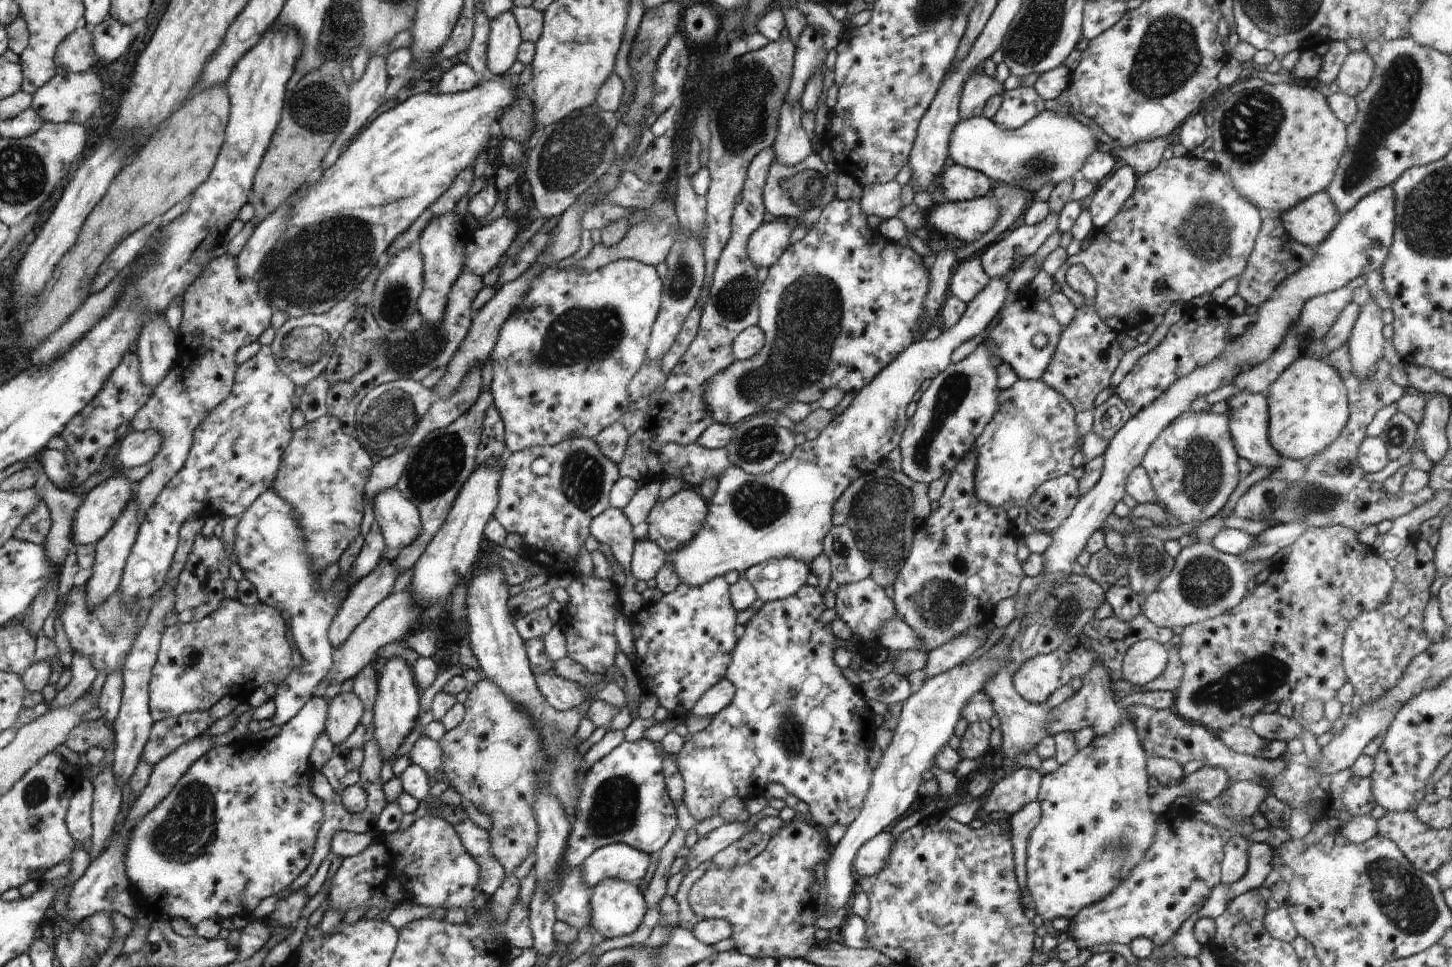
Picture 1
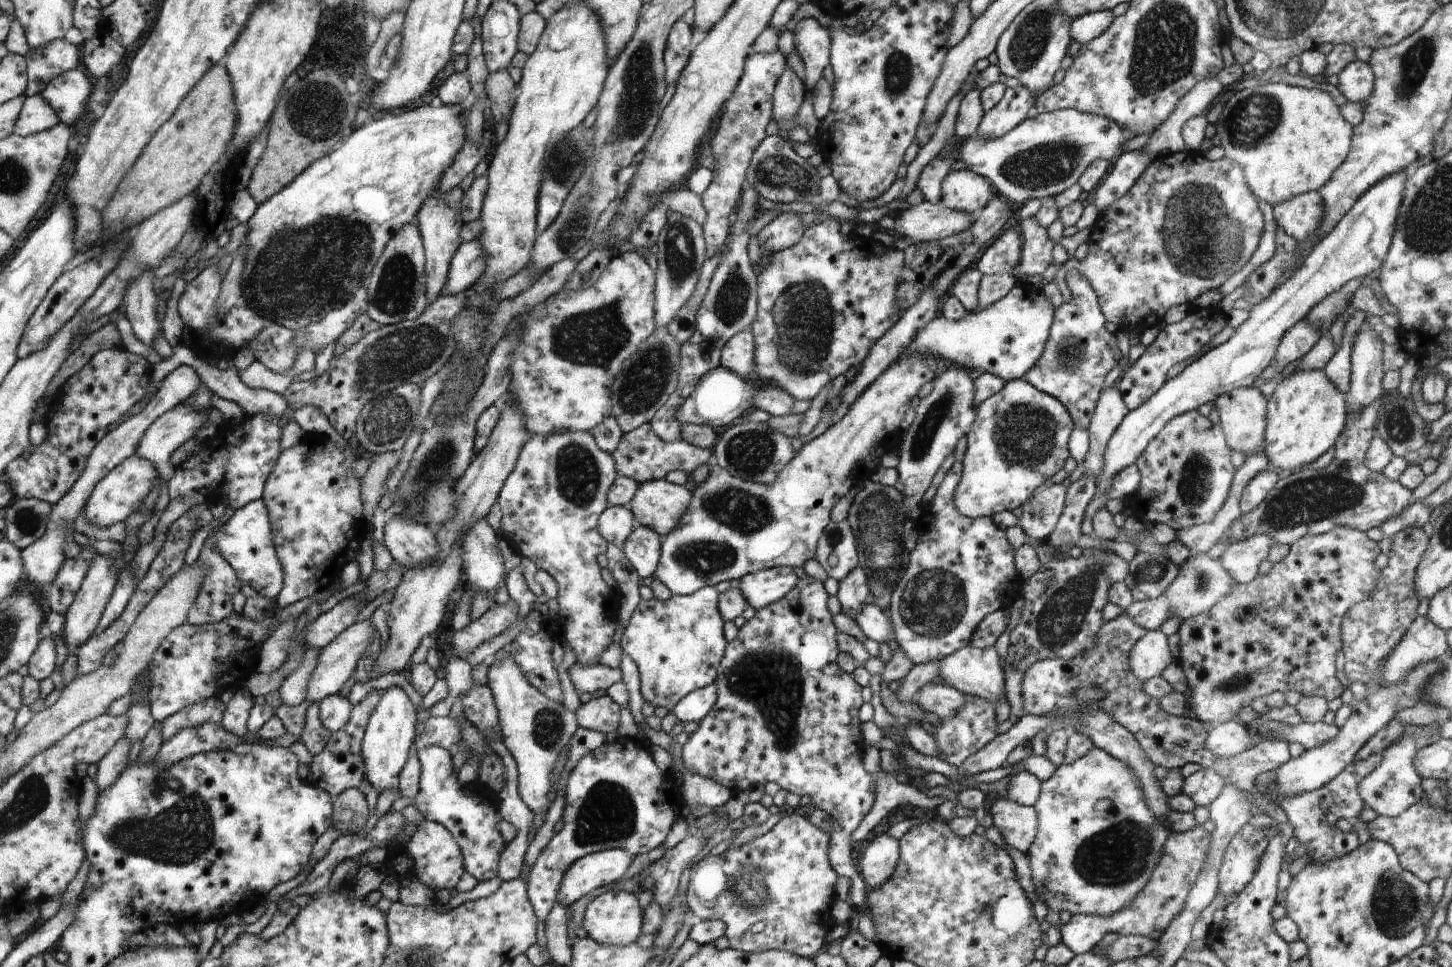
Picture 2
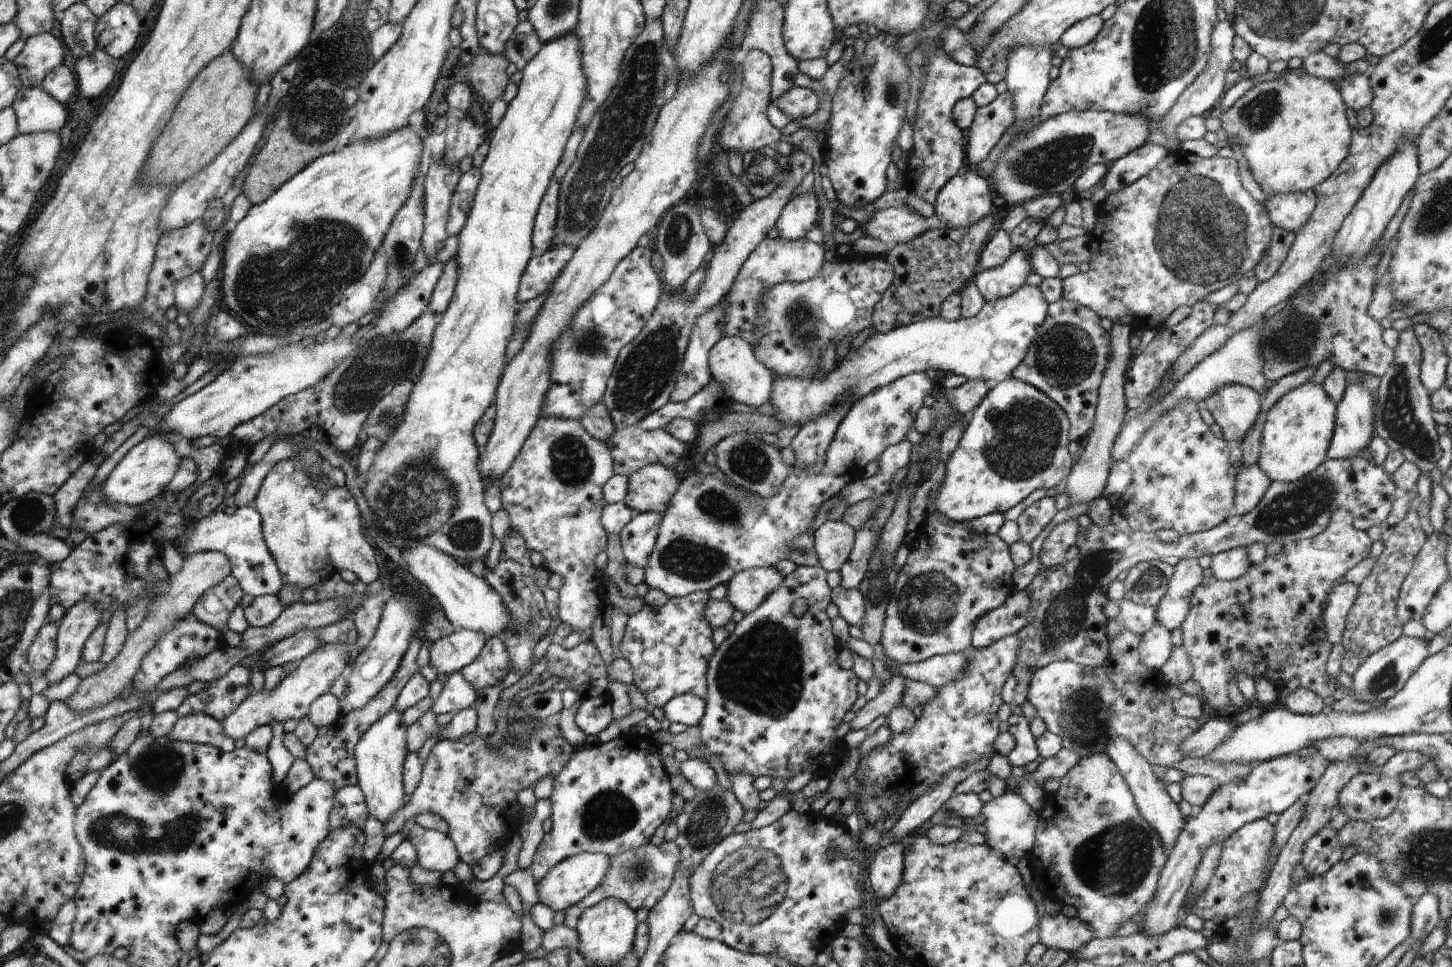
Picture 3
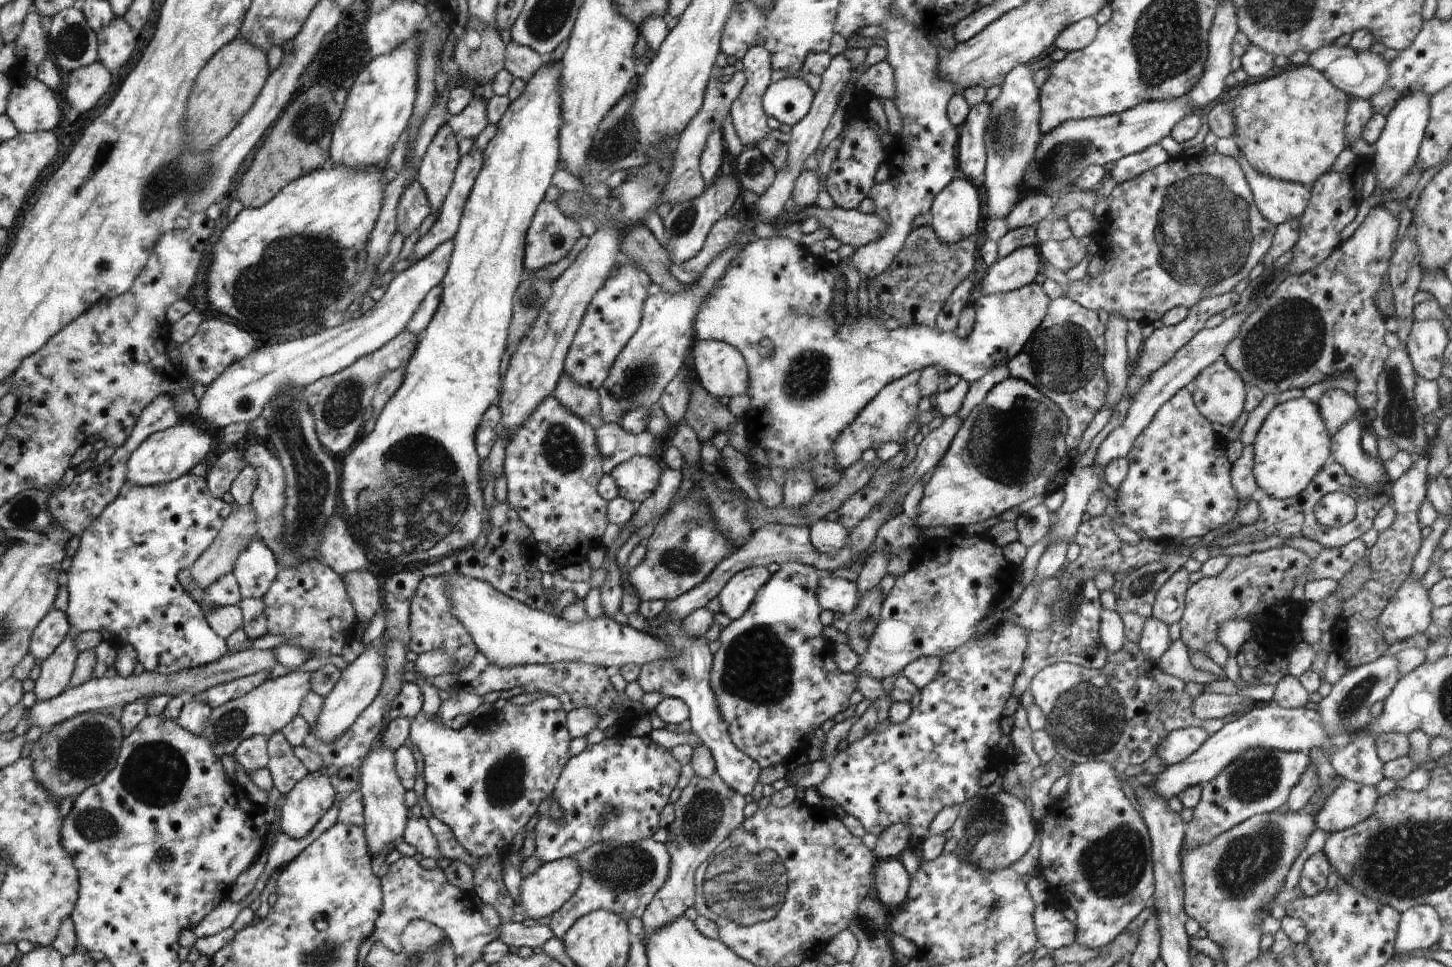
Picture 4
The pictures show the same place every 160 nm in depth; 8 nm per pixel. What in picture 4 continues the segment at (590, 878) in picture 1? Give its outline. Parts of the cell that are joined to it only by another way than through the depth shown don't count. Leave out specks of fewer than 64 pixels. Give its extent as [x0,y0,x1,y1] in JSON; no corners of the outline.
[520,857,582,921]

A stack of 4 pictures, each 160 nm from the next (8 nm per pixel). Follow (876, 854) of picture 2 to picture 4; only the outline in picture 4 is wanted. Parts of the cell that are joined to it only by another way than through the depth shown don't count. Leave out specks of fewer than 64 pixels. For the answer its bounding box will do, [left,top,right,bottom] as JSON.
[873,857,911,908]

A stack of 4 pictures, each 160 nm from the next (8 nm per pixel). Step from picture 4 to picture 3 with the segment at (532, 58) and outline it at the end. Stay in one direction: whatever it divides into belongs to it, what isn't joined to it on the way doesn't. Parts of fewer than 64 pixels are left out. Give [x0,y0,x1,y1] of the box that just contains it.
[503,19,542,70]

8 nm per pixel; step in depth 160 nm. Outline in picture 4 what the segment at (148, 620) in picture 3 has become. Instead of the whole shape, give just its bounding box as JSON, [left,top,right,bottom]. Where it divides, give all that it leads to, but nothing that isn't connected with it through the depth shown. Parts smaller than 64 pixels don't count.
[190,508,257,591]

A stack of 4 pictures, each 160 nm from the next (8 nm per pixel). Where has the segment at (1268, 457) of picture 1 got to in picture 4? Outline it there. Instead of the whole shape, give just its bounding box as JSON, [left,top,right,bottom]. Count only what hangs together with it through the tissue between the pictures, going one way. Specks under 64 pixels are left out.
[1191,357,1248,428]

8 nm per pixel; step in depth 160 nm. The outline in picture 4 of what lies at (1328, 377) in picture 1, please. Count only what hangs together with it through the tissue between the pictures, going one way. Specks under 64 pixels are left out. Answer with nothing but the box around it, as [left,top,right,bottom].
[1251,396,1330,500]

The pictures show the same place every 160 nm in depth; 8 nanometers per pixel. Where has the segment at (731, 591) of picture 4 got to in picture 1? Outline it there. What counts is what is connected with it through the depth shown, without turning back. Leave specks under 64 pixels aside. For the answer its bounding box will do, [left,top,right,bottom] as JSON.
[745,558,812,603]

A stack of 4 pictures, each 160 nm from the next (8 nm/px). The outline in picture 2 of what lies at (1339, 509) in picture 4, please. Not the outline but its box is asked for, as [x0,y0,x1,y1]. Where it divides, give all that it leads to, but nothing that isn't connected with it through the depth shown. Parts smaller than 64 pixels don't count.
[1177,526,1381,726]

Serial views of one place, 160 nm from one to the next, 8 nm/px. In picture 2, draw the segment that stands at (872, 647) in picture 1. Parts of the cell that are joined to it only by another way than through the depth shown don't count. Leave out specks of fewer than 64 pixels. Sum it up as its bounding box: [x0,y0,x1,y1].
[837,565,874,618]

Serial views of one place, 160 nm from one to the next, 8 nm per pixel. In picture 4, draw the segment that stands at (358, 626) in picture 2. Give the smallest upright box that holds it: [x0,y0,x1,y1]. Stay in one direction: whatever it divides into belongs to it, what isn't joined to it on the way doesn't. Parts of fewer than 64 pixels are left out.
[200,671,311,756]

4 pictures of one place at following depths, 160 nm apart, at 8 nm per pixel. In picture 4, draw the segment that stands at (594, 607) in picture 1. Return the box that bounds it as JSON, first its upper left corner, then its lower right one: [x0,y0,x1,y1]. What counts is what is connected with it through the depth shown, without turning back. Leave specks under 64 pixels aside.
[501,396,609,564]

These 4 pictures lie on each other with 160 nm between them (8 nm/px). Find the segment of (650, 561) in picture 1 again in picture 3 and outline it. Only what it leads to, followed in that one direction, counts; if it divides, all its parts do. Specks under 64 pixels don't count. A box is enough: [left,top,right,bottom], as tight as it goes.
[619,511,662,568]

